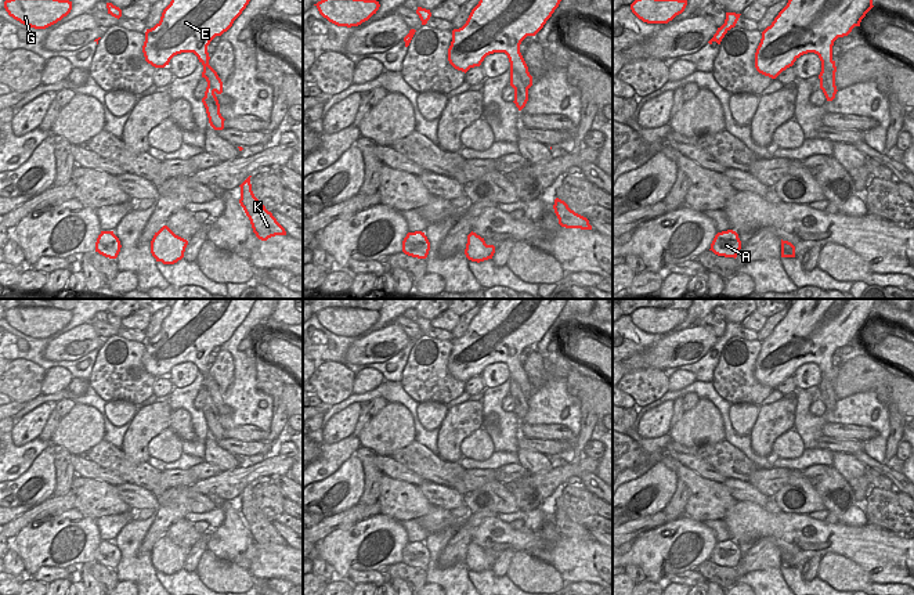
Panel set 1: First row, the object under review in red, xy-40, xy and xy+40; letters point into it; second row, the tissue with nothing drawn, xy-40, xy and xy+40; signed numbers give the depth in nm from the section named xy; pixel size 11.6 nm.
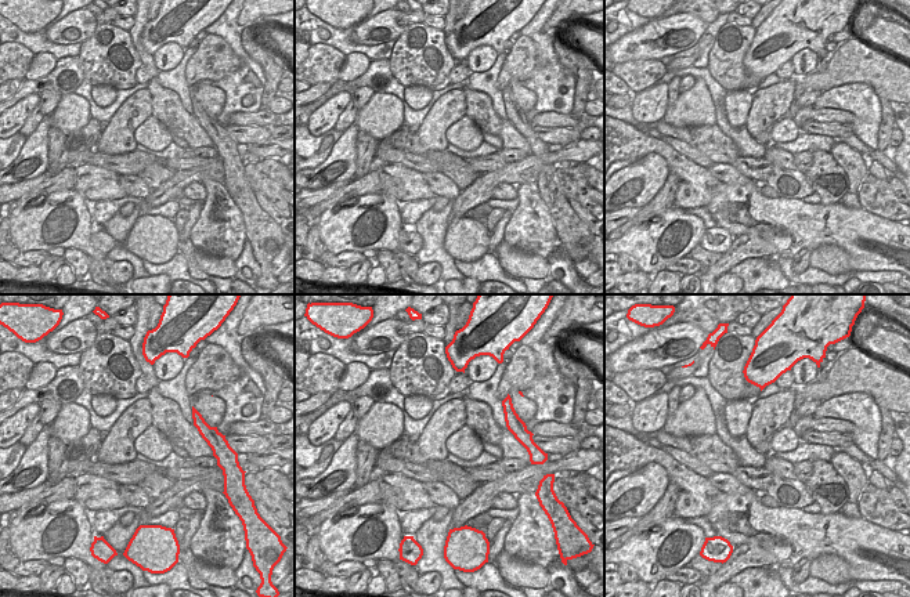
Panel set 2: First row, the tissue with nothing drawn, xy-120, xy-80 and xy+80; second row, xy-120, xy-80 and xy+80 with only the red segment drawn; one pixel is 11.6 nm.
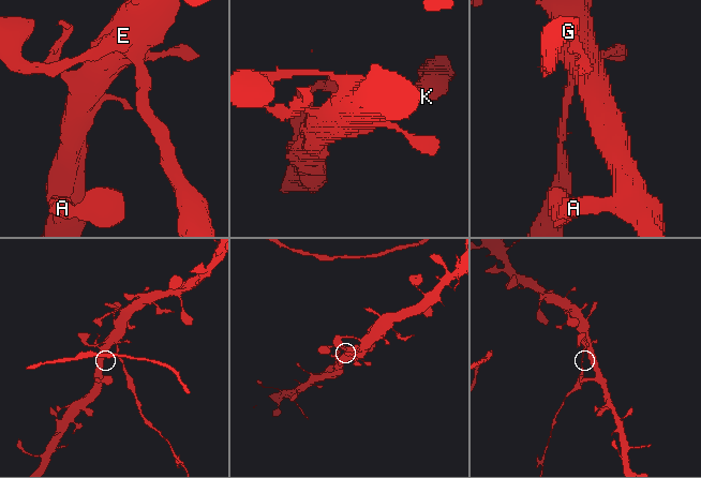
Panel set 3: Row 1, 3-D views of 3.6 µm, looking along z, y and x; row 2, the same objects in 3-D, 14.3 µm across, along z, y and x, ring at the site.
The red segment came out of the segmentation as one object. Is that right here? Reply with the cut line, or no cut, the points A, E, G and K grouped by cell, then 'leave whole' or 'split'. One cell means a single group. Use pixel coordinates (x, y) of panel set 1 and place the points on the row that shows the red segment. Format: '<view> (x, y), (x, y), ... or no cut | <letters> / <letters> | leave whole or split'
xy (527, 87), (520, 87), (515, 93) | A E G / K | split

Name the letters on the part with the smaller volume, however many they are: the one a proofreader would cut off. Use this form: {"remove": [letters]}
{"remove": ["K"]}

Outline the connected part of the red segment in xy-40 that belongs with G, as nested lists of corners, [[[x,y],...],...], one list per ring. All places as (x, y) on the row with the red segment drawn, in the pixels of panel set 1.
[[[6,0],[4,8],[10,17],[21,24],[35,28],[46,29],[72,10],[69,0]]]

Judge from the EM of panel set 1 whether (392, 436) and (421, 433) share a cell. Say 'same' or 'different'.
different

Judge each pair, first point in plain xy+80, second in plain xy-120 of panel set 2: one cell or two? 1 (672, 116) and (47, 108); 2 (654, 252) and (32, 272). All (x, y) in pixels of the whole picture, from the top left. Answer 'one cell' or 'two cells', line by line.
1: two cells
2: two cells

